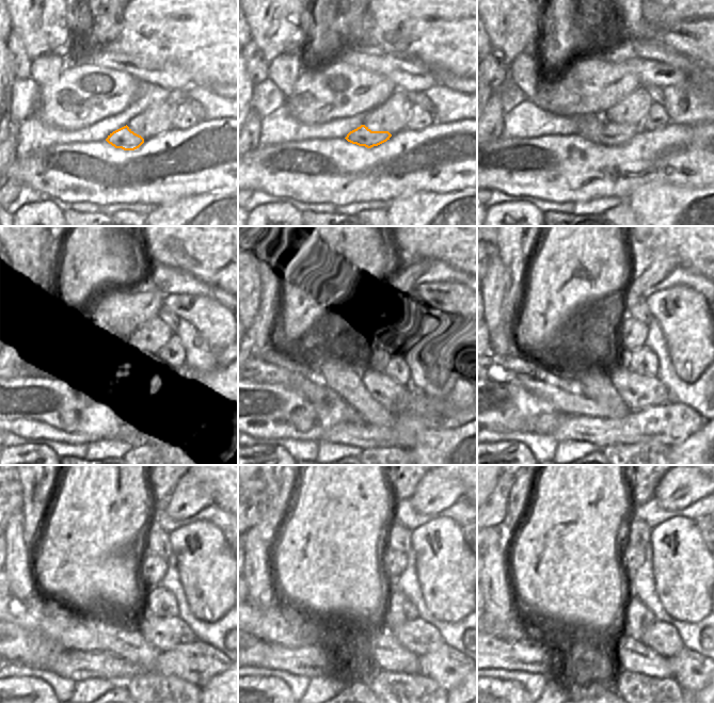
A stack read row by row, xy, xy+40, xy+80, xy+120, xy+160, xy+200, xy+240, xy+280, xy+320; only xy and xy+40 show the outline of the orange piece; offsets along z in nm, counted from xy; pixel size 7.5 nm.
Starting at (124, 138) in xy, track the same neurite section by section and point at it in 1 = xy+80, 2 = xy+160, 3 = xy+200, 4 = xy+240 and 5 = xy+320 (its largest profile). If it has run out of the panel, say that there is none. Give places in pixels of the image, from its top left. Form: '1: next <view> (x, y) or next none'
1: next xy+80 (613, 134)
2: next xy+160 (389, 384)
3: next xy+200 (638, 393)
4: next xy+240 (165, 634)
5: next xy+320 (661, 637)

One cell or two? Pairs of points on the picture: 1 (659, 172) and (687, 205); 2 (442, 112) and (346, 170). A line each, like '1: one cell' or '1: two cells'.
1: two cells
2: two cells

